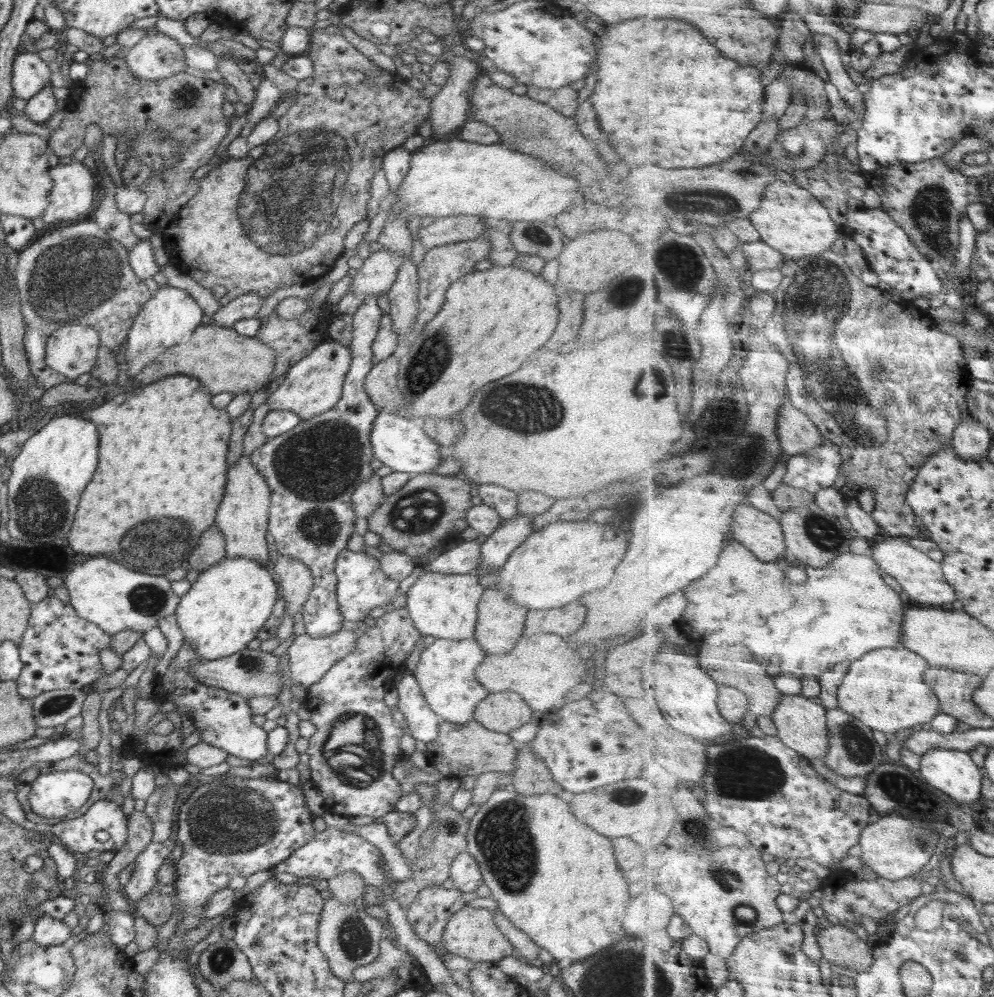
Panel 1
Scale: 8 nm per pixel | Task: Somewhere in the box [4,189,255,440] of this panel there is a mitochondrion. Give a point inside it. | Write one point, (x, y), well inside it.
(76, 275)

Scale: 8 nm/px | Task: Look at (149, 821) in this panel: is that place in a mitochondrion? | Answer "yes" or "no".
no

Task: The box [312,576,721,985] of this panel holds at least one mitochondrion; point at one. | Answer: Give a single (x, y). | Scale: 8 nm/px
(502, 837)

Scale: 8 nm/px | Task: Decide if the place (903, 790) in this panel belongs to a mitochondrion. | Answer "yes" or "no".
yes

